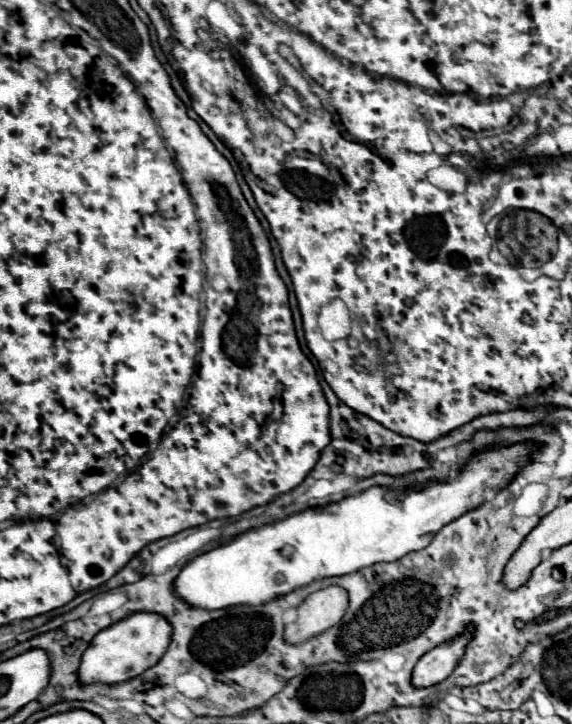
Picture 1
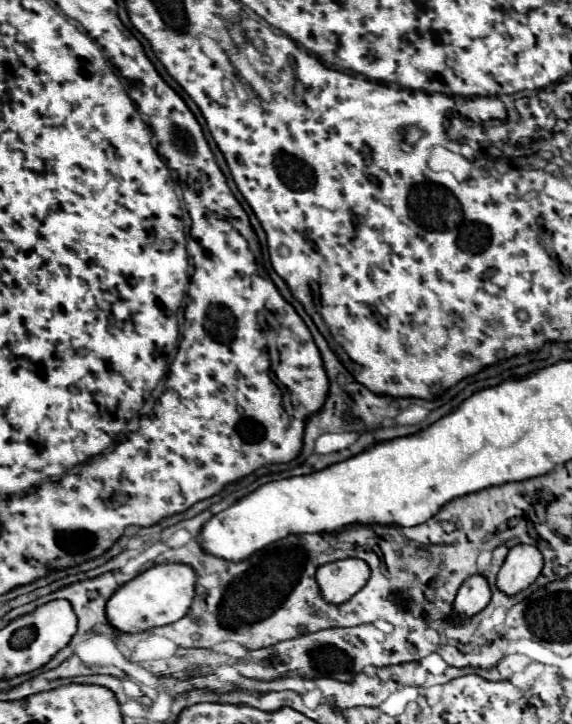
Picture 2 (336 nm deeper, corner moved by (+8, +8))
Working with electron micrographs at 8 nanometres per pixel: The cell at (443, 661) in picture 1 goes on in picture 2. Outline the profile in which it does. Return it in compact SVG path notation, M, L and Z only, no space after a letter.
M471 576L467 578L453 602L453 612L451 612L451 622L455 620L469 620L475 614L479 614L491 600L491 590L489 584L483 576Z

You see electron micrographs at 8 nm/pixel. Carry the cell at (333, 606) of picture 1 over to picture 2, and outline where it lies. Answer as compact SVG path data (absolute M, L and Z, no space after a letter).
M359 558L329 562L315 572L315 580L319 582L319 592L323 594L323 600L335 606L355 596L365 586L367 578L369 566Z

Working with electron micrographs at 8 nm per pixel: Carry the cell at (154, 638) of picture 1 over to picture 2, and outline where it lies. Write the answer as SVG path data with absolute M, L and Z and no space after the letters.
M161 564L135 576L123 584L107 602L107 620L111 626L125 634L147 632L157 626L173 624L183 618L195 596L195 572L187 564Z

